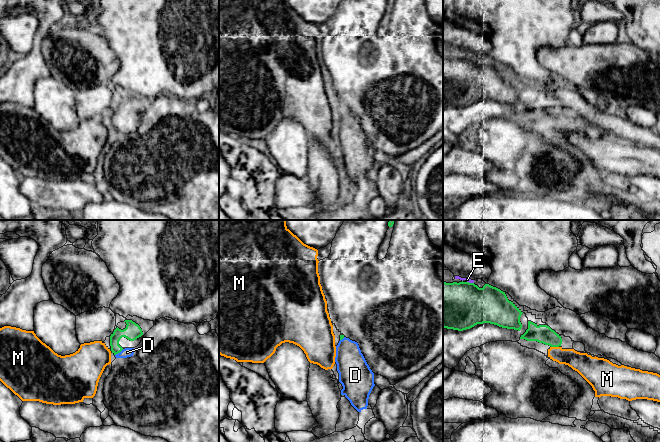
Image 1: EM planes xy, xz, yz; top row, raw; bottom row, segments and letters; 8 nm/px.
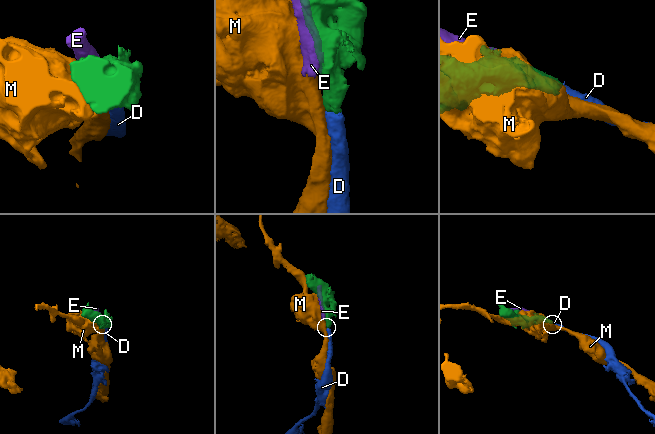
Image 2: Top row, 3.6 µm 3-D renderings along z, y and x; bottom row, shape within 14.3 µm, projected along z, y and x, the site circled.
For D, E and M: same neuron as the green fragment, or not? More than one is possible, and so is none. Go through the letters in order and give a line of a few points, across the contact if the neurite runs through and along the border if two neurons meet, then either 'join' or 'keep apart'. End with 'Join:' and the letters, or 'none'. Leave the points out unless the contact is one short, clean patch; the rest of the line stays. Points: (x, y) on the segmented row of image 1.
D: xy (132, 331), (116, 339), (119, 352), (127, 352) | join
E: yz (467, 281), (473, 283) | keep apart
M: keep apart
Join: D

